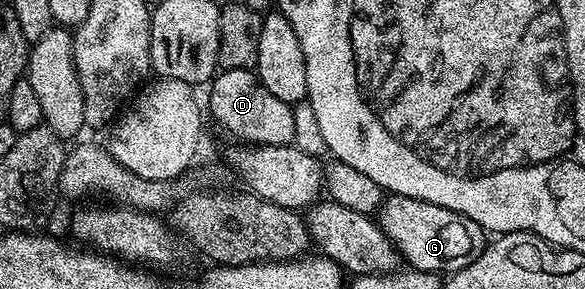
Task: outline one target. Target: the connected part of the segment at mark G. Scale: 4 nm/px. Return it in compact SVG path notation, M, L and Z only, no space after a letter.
M386 195L375 213L375 219L383 234L387 234L389 241L397 247L400 259L404 263L406 260L409 263L406 265L418 272L458 272L460 268L471 266L471 262L483 254L487 243L485 229L462 212L447 210L447 206L435 206L419 198Z

